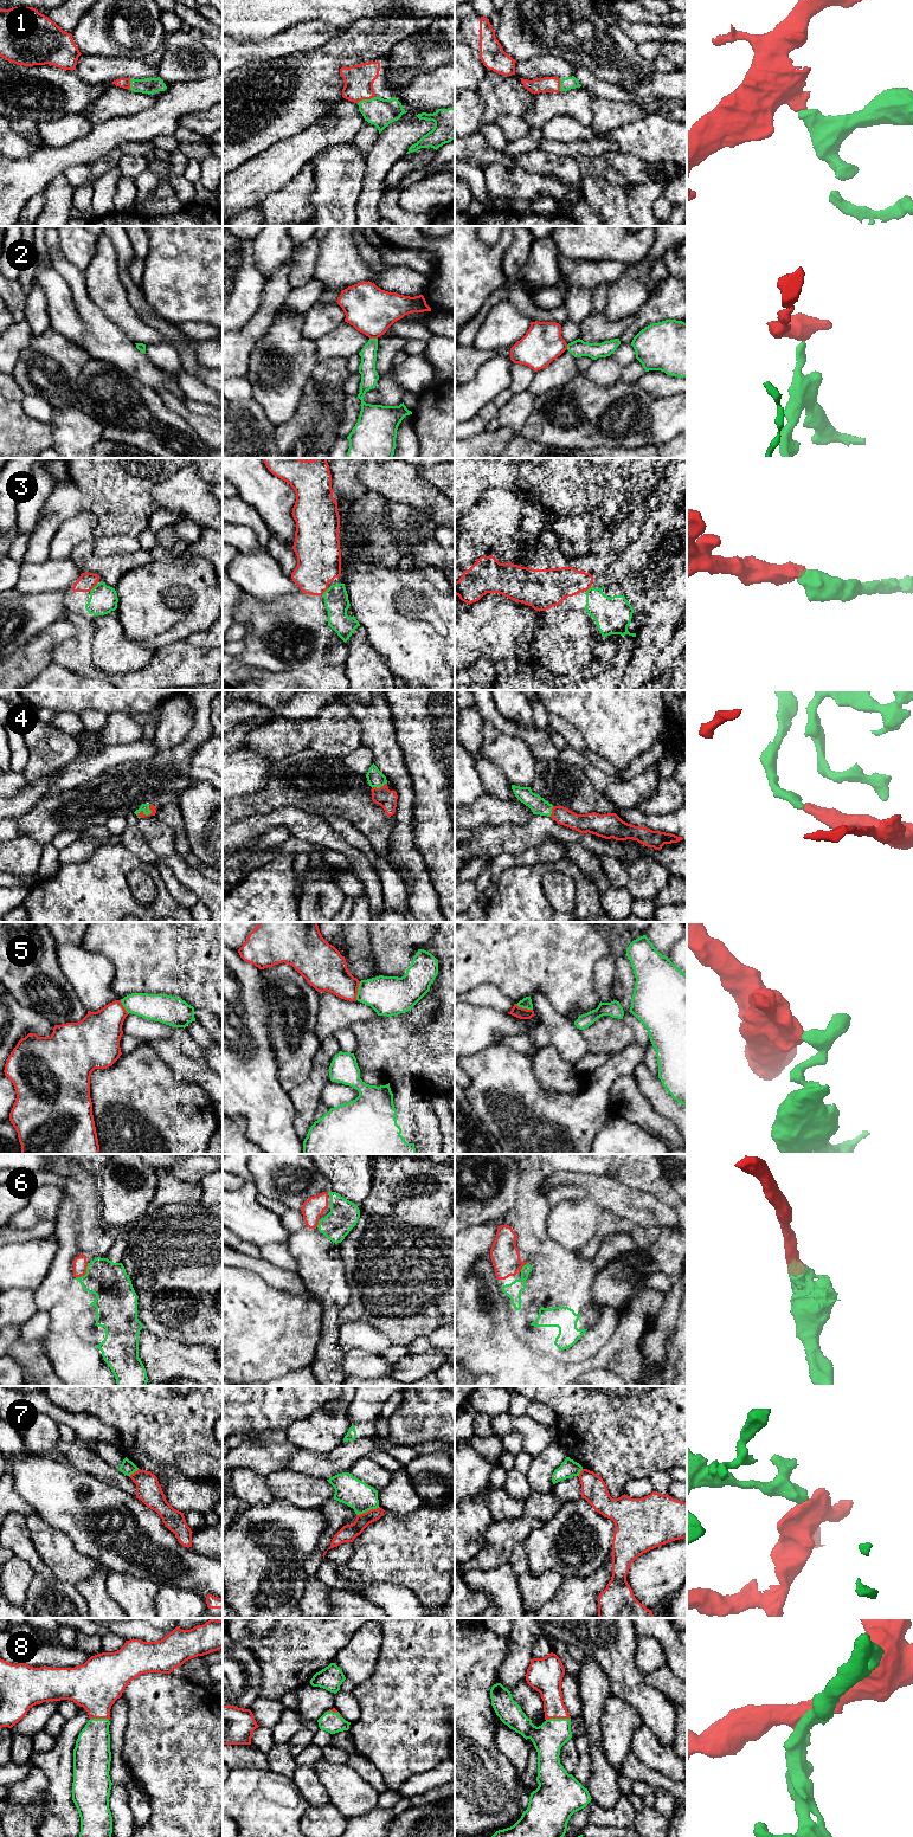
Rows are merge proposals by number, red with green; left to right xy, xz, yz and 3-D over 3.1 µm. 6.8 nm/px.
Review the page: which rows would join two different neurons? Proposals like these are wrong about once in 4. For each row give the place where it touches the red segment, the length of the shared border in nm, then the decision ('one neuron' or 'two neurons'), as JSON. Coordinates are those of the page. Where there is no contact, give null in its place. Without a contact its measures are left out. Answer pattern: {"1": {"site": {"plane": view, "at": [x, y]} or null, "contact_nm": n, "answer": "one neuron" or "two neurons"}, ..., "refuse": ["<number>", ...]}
{"1": {"site": {"plane": "xz", "at": [366, 98]}, "contact_nm": 130, "answer": "one neuron"}, "2": {"site": {"plane": "xz", "at": [373, 337]}, "contact_nm": 60, "answer": "two neurons"}, "3": {"site": {"plane": "xy", "at": [92, 587]}, "contact_nm": 70, "answer": "one neuron"}, "4": {"site": {"plane": "xy", "at": [148, 814]}, "contact_nm": 130, "answer": "one neuron"}, "5": {"site": {"plane": "xz", "at": [357, 991]}, "contact_nm": 130, "answer": "two neurons"}, "6": {"site": {"plane": "xy", "at": [85, 1272]}, "contact_nm": 130, "answer": "one neuron"}, "7": {"site": {"plane": "xz", "at": [368, 1510]}, "contact_nm": 170, "answer": "two neurons"}, "8": {"site": {"plane": "yz", "at": [558, 1718]}, "contact_nm": 170, "answer": "one neuron"}, "refuse": ["2", "5", "7"]}

